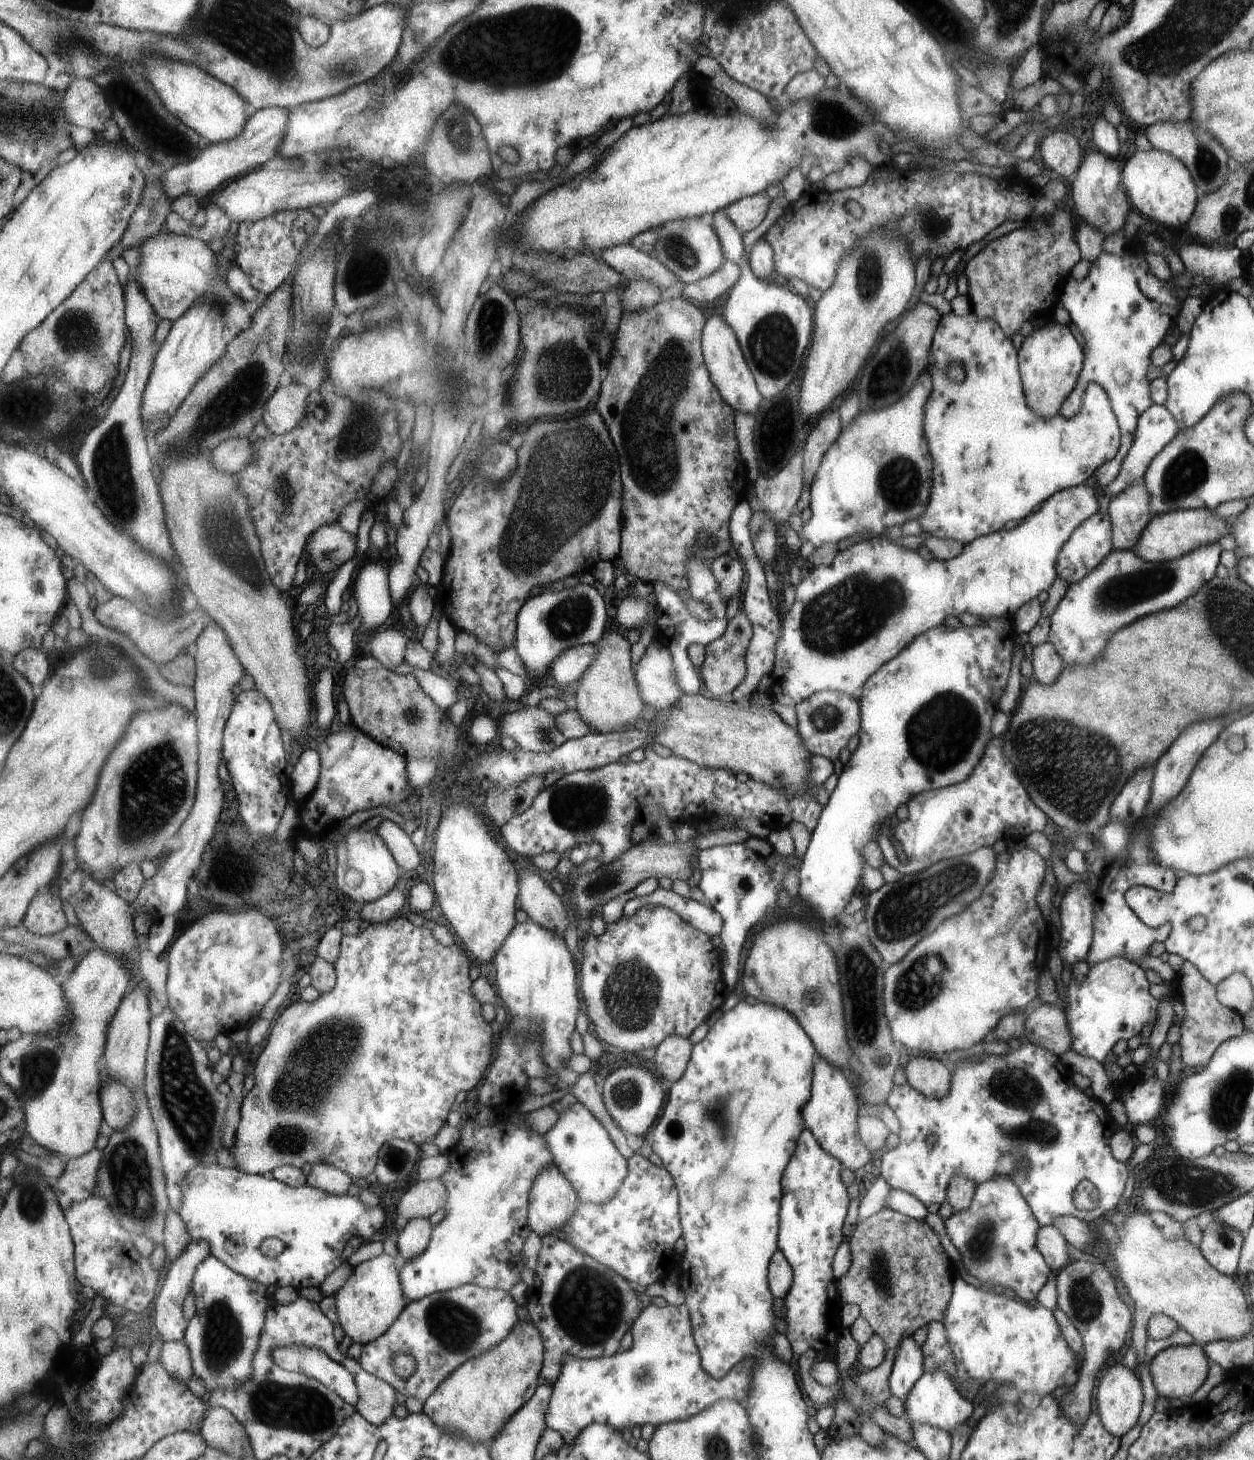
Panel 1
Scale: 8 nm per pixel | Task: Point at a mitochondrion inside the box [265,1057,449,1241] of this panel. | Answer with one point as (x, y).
(396, 1161)

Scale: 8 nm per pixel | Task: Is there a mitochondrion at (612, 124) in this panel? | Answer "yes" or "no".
no

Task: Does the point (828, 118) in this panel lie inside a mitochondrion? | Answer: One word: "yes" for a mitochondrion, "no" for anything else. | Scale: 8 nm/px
yes

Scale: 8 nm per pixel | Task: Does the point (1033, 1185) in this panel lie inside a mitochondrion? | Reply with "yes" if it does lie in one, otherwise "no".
no

